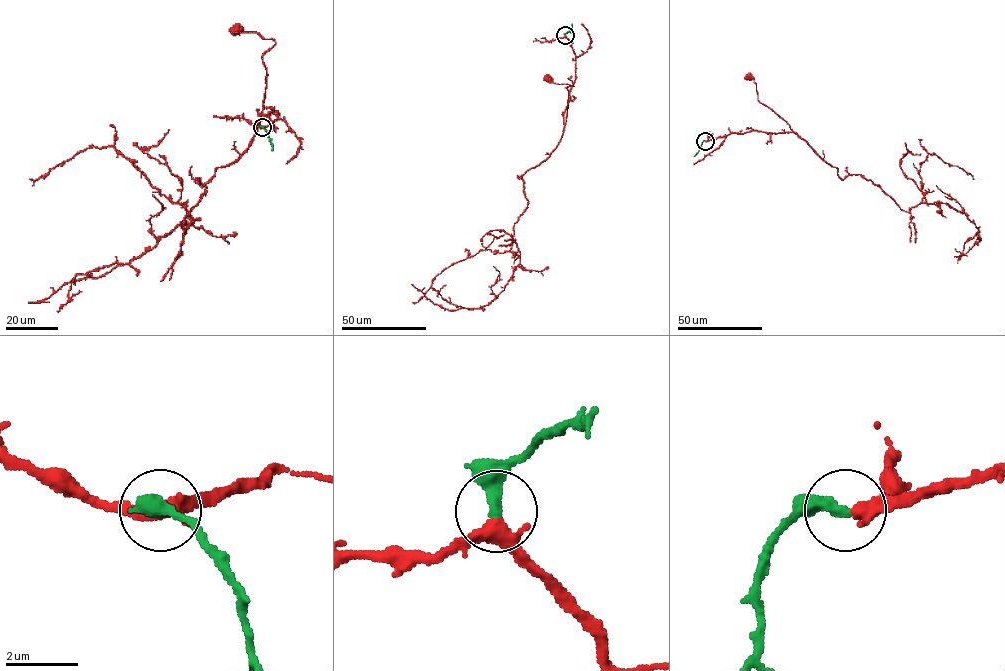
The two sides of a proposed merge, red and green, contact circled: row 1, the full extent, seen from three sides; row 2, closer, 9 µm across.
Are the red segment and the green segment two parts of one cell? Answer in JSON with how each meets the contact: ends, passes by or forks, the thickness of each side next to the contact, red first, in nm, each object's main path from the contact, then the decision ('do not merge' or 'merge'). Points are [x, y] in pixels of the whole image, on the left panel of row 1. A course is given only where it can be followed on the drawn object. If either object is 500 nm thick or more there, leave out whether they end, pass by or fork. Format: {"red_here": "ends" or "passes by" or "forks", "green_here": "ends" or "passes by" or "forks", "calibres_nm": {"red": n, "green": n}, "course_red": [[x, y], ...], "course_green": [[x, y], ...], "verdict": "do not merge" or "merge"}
{"red_here": "passes by", "green_here": "ends", "calibres_nm": {"red": 360, "green": 400}, "course_red": [[262, 127], [278, 118], [275, 111], [259, 114], [265, 92], [262, 55], [275, 42], [255, 32], [237, 30]], "course_green": [[262, 127], [272, 145], [272, 151]], "verdict": "merge"}

